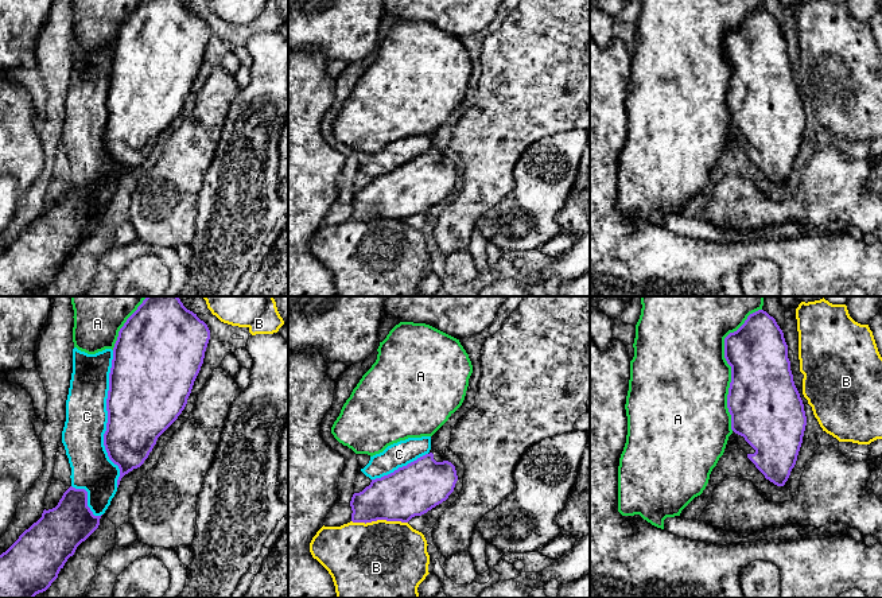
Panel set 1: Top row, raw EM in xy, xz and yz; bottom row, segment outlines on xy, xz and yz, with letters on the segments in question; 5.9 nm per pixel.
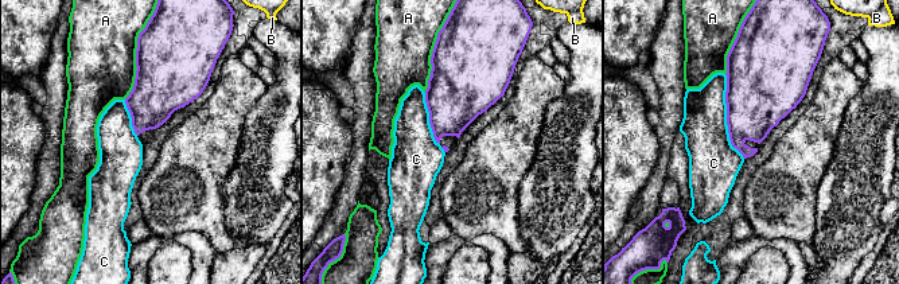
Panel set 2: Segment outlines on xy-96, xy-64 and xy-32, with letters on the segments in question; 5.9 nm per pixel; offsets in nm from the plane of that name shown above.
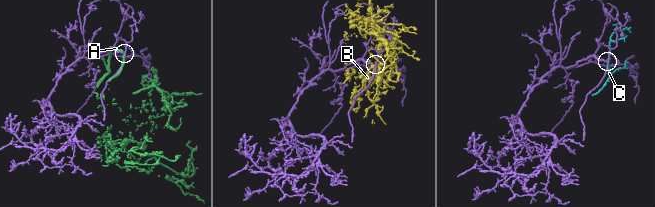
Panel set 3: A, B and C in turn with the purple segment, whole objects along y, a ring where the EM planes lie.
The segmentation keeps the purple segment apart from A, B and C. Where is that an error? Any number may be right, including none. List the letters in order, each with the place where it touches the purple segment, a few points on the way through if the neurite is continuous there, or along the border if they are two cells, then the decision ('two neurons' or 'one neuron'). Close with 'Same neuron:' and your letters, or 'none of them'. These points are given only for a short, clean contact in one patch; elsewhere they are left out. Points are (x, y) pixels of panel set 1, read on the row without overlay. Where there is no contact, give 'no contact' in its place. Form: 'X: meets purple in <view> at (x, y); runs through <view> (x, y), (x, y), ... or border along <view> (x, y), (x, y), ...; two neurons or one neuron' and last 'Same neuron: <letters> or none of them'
A: meets purple in yz at (729, 62); two neurons
B: meets purple in xz at (380, 217); two neurons
C: meets purple in xy at (108, 117); two neurons
Same neuron: none of them

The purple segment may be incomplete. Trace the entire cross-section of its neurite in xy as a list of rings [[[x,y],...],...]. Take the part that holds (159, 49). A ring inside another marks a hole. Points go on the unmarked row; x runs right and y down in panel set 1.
[[[143,0],[120,27],[109,71],[108,121],[104,132],[108,155],[120,167],[117,186],[125,172],[144,162],[158,136],[184,108],[203,62],[209,38],[210,28],[207,23],[197,12],[187,8],[182,0]]]

